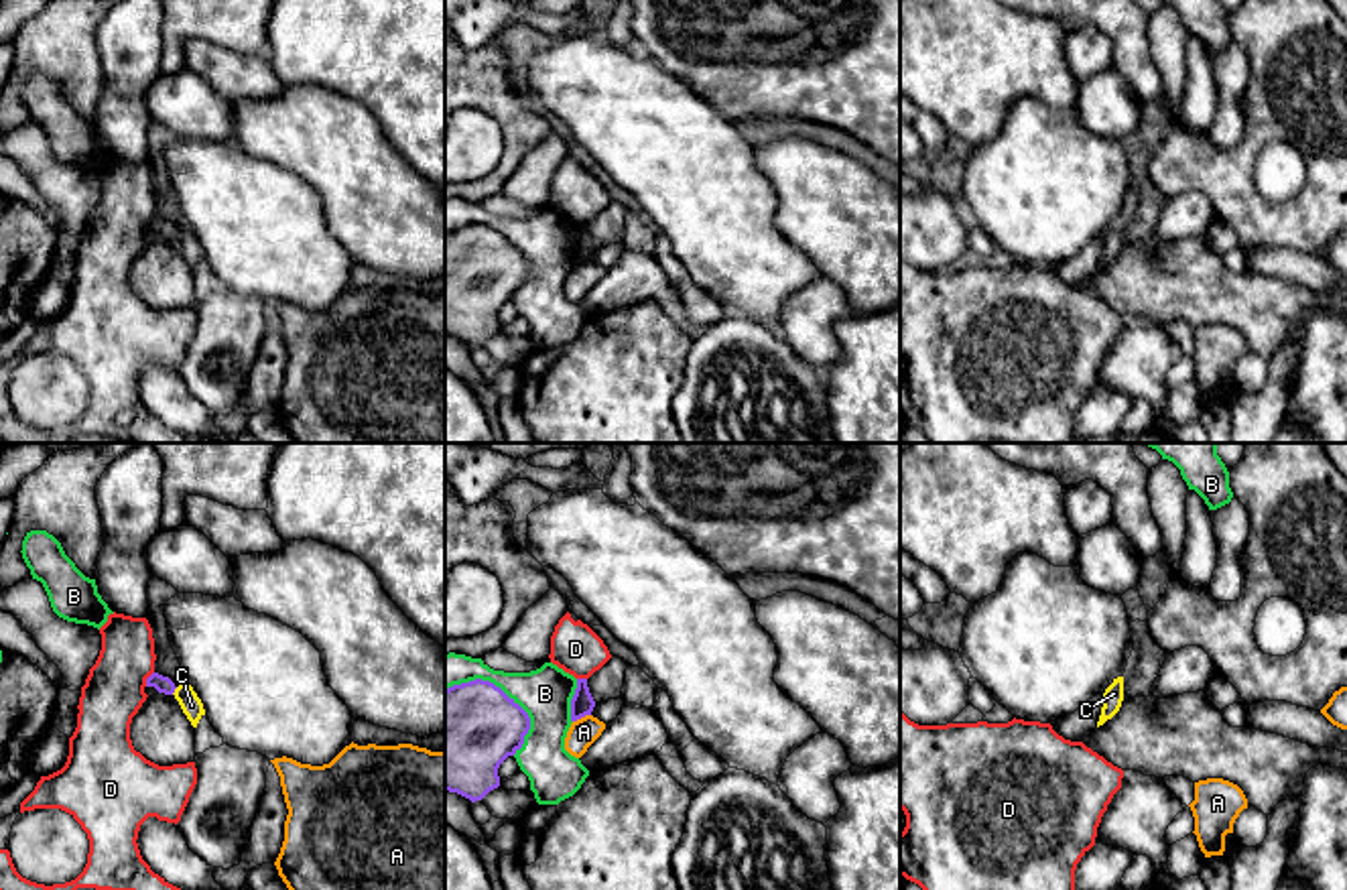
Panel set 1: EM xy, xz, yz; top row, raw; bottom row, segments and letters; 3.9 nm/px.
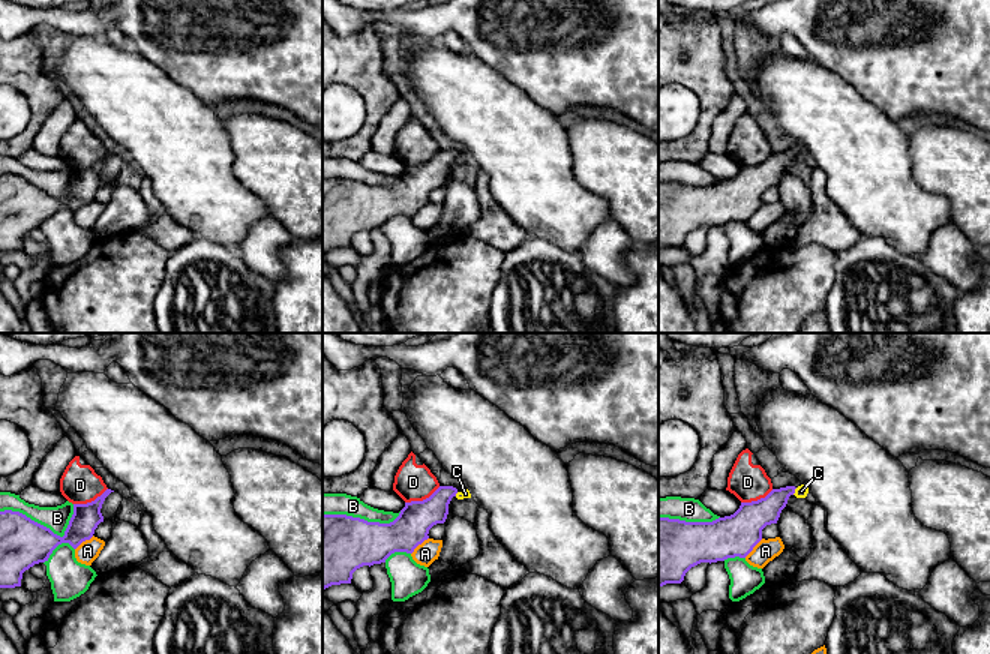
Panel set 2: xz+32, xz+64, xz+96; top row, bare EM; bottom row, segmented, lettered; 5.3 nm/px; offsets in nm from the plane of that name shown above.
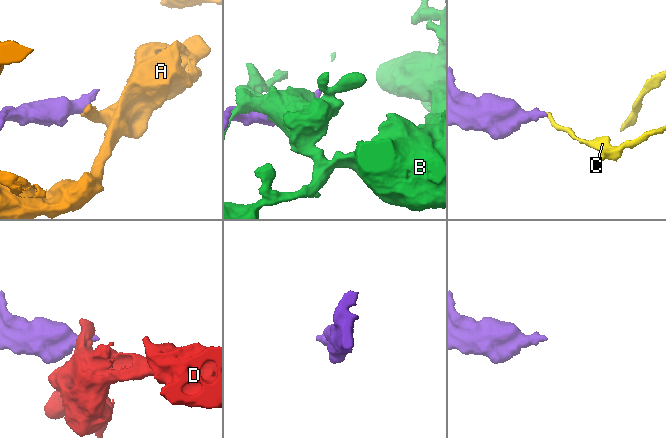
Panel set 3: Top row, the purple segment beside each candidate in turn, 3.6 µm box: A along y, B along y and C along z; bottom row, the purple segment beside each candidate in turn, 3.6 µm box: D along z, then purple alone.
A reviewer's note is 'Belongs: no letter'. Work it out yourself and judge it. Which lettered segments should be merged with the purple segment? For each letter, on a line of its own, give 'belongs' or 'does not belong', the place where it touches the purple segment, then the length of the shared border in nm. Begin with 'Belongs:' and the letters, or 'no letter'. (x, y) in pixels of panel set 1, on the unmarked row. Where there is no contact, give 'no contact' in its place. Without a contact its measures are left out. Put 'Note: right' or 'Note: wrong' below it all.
Belongs: no letter
A: does not belong | xz (582, 261) | 80 nm
B: does not belong | xz (500, 234) | 400 nm
C: does not belong | xy (173, 236) | 40 nm
D: does not belong | xy (147, 224) | 70 nm
Note: right

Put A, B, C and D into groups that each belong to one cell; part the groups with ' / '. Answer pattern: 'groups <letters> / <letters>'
groups A / B / C / D

